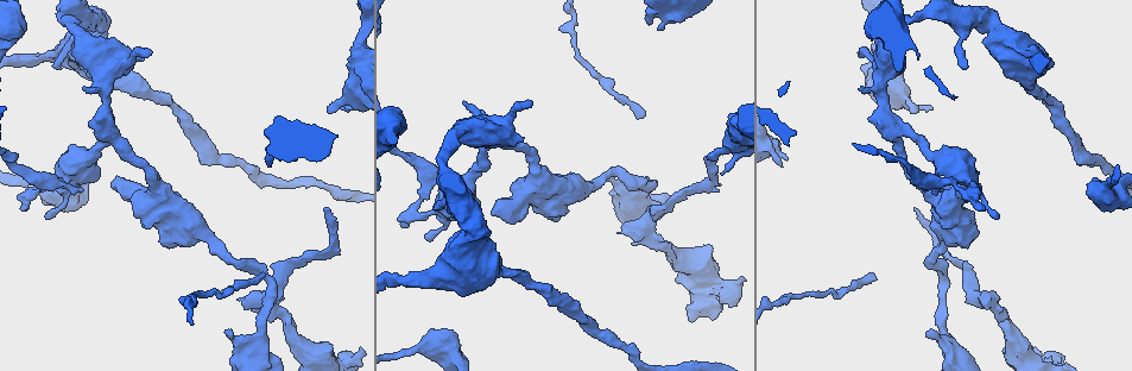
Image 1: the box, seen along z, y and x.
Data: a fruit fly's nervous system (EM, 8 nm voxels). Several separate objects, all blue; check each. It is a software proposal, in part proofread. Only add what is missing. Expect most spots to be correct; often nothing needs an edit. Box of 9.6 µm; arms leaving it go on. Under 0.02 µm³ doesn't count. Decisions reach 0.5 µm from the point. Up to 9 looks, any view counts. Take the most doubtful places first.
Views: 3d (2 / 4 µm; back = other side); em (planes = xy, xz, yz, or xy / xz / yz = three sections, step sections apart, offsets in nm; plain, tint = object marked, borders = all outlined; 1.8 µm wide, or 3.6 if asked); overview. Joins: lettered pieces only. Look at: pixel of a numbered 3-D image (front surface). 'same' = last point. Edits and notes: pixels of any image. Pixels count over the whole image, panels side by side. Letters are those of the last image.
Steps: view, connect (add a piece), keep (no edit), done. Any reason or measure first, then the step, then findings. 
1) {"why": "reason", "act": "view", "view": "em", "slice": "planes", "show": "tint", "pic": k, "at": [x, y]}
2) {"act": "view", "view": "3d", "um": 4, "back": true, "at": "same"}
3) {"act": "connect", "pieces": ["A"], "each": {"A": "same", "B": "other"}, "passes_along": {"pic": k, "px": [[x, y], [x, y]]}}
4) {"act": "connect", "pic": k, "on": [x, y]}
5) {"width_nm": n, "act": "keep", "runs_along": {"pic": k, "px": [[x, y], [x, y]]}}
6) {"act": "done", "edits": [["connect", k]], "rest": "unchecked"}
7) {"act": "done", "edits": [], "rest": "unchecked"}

{"why": "an open end", "act": "view", "view": "3d", "um": 4, "pic": 1, "at": [642, 117]}

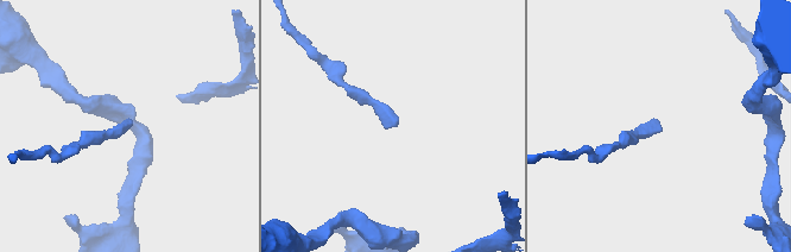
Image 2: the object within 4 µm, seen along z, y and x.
{"act": "view", "view": "em", "slice": "planes", "show": "borders", "pic": 2, "at": [396, 123]}

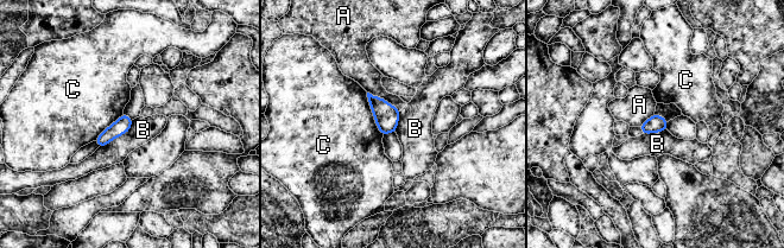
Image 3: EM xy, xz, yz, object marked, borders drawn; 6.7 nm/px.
{"width_nm": 110, "act": "keep", "each": {"A": "other", "B": "other", "C": "other"}, "found": "no lettered piece goes on from it"}

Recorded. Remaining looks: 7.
{"why": "an open end", "act": "view", "view": "em", "slice": "yz", "step": 8, "show": "tint", "pic": 1, "at": [914, 208]}

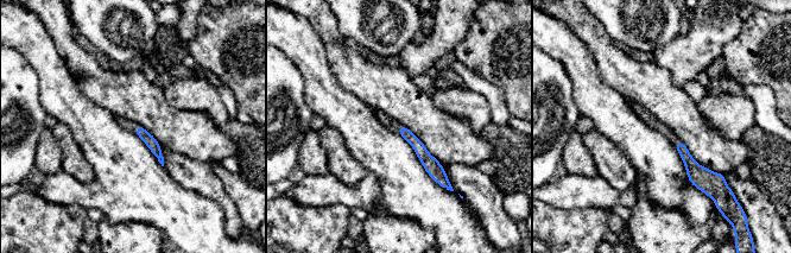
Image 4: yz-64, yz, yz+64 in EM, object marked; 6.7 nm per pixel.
{"why": "what lies round it", "act": "view", "view": "em", "slice": "yz", "step": 8, "show": "borders", "at": "same"}

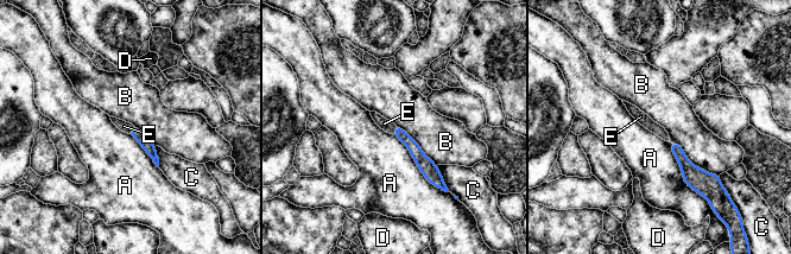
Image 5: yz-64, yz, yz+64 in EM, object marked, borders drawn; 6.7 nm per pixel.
{"longest_contact_nm": ["A", 550], "act": "connect", "pieces": ["E"], "each": {"A": "other", "B": "other", "C": "other", "D": "other", "E": "same"}, "found": "the cell continues"}

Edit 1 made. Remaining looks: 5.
{"act": "view", "view": "overview"}

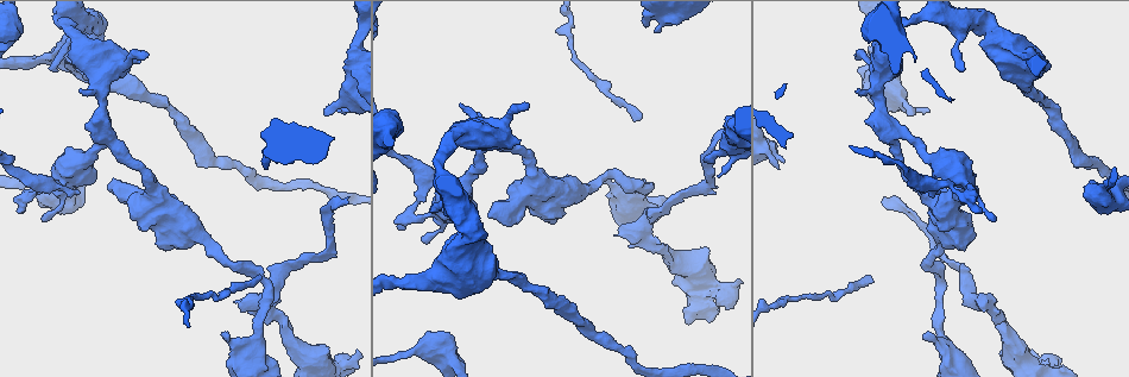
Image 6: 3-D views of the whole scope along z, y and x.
{"why": "free end", "act": "view", "view": "em", "slice": "xy", "step": 16, "show": "borders", "pic": 6, "at": [325, 112]}

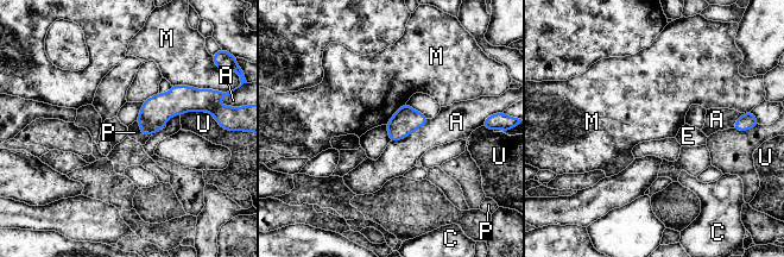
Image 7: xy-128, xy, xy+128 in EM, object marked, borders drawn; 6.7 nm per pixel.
{"width_nm": 180, "act": "keep", "each": {"A": "other", "C": "other", "E": "other", "M": "other", "P": "other", "U": "other"}, "border": {"pic": 7, "px": [[405, 102], [385, 124]]}, "found": "no lettered piece goes on from it"}

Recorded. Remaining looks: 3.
{"why": "free end", "act": "view", "view": "em", "slice": "yz", "step": 16, "show": "tint", "pic": 6, "at": [397, 226]}

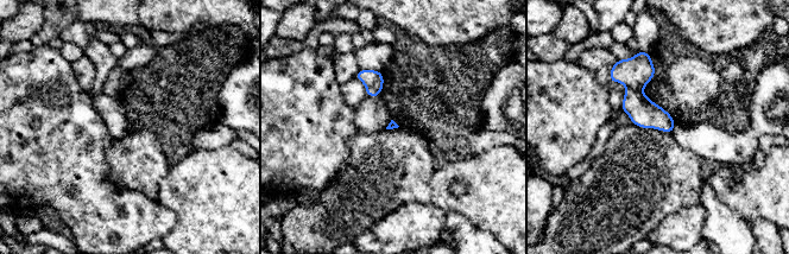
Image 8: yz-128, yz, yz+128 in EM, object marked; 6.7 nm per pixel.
{"why": "another direction", "act": "view", "view": "em", "slice": "planes", "show": "tint", "at": "same"}

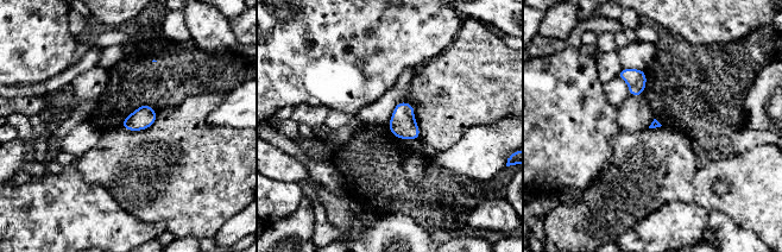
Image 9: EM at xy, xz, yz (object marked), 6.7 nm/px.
{"why": "see the neighbours", "act": "view", "view": "em", "slice": "planes", "show": "borders", "at": "same"}

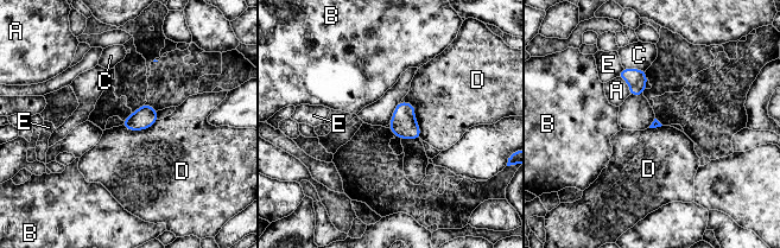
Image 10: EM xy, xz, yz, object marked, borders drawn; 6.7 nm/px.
{"act": "keep", "each": {"A": "other", "B": "other", "C": "other", "D": "other", "E": "other"}, "border": {"pic": 10, "px": [[401, 101], [414, 108], [420, 138]]}, "found": "none of them fits"}

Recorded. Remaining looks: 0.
{"act": "done", "edits": [["connect", 5]], "rest": "unchecked"}

